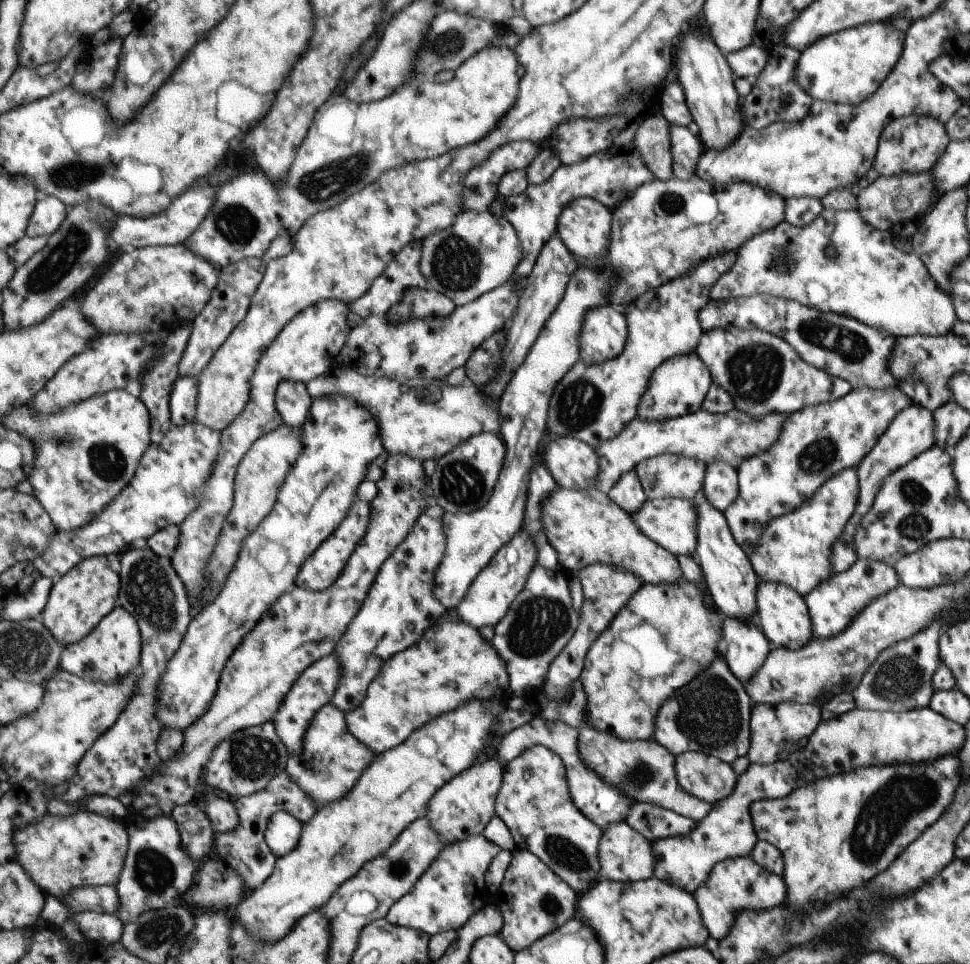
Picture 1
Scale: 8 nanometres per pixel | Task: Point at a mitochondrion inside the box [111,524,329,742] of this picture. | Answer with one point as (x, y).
(149, 591)

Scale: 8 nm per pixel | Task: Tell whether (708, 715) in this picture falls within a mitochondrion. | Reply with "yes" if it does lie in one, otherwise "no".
yes

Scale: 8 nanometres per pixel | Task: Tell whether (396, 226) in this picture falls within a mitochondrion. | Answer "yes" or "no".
no

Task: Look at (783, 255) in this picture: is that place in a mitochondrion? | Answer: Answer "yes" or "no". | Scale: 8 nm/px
yes

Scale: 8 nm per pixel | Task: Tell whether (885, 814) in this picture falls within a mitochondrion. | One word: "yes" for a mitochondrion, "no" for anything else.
yes

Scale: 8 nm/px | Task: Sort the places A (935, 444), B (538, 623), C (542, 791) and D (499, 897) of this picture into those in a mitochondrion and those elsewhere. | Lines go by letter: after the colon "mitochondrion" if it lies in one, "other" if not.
A: other
B: mitochondrion
C: other
D: other

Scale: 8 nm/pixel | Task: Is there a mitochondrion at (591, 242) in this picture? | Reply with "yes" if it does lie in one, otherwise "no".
no

